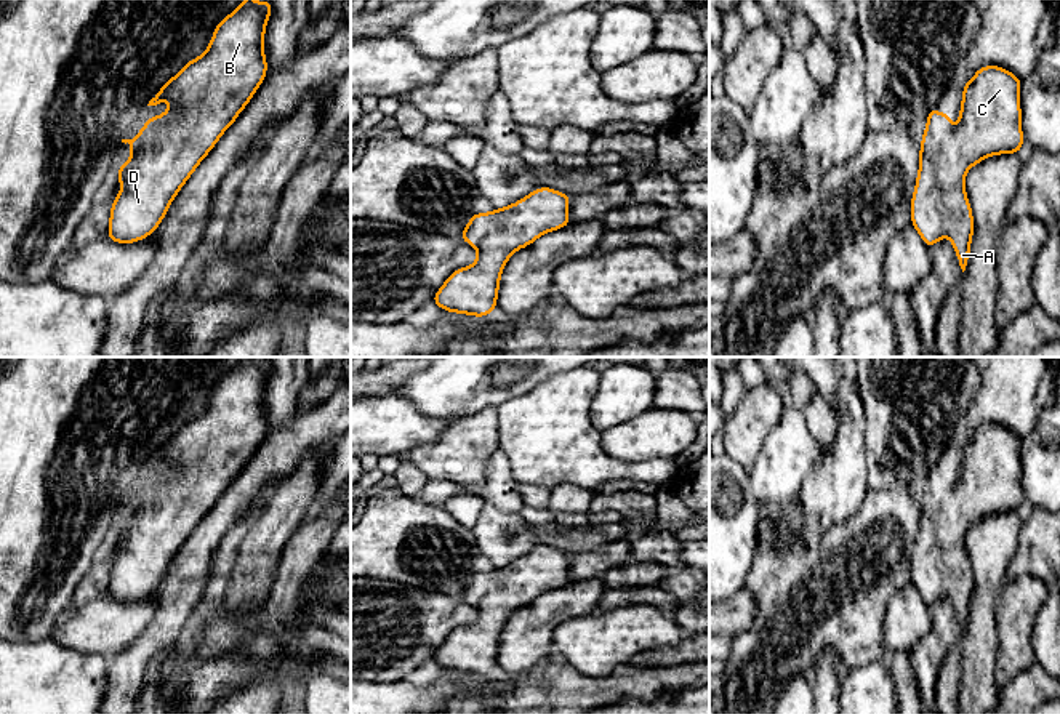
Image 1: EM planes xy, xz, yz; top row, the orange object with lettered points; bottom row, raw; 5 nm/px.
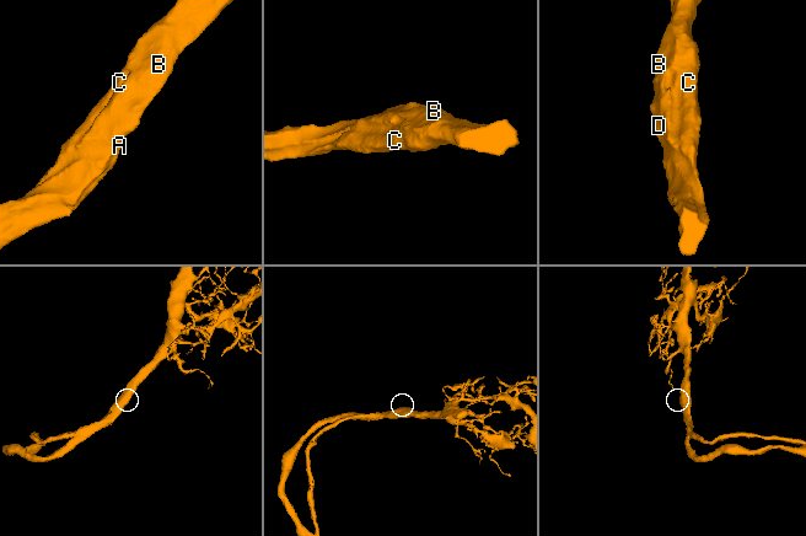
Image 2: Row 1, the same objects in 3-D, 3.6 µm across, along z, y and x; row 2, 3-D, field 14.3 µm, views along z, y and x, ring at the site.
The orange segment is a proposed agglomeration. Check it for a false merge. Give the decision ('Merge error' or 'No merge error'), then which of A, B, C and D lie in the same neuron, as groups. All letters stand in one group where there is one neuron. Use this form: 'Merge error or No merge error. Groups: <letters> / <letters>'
No merge error. Groups: A B C D

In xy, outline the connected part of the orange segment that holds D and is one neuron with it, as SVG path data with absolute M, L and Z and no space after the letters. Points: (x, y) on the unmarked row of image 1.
M269 357L242 360L215 386L207 410L184 423L149 459L147 464L167 458L173 461L163 474L151 475L136 496L122 498L131 504L131 517L117 528L122 549L112 559L106 596L115 602L136 602L155 591L181 546L263 442L267 432L264 392L271 371Z

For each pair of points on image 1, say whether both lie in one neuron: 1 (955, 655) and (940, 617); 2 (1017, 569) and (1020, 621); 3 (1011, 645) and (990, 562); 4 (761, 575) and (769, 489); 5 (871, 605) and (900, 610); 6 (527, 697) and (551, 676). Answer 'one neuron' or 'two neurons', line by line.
1: one neuron
2: two neurons
3: two neurons
4: two neurons
5: two neurons
6: one neuron

